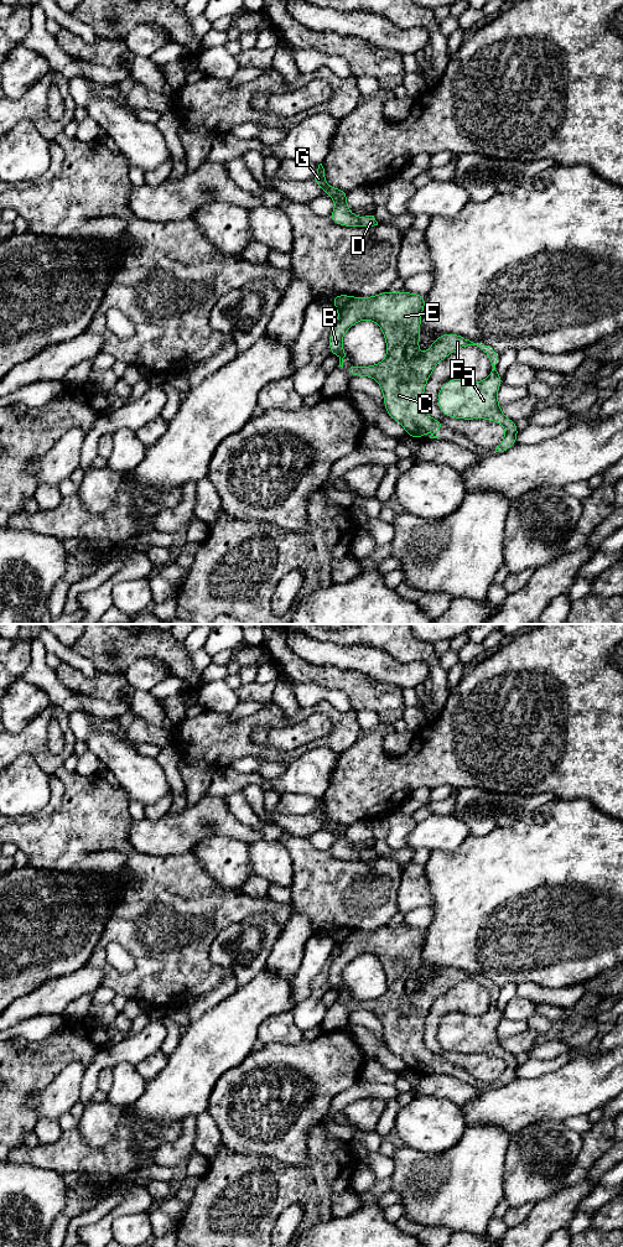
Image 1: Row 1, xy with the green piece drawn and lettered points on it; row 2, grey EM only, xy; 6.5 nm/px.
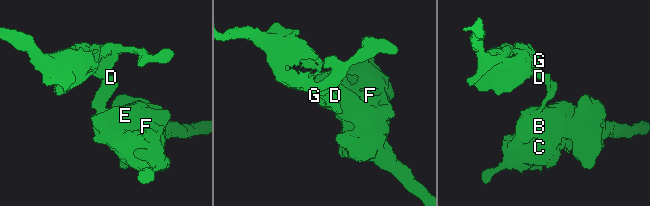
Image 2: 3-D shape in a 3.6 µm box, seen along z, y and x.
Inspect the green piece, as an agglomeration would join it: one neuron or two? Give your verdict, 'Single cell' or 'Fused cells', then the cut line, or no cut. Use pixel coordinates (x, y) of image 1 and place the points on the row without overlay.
Fused cells. Split along xy (354, 931), (338, 944)

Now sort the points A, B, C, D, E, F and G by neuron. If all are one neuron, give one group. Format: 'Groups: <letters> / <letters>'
Groups: A B C E F / D G

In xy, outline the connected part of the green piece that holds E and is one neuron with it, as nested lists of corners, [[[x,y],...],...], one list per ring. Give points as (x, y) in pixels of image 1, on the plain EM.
[[[406,925],[381,926],[372,931],[354,931],[338,944],[338,954],[329,968],[329,987],[339,991],[343,1002],[346,991],[342,972],[357,956],[370,954],[379,958],[386,976],[386,991],[375,999],[351,998],[351,1010],[370,1010],[378,1015],[384,1030],[388,1049],[398,1055],[406,1069],[421,1074],[424,1066],[438,1072],[433,1066],[445,1059],[430,1051],[424,1043],[424,1024],[435,1001],[447,989],[467,980],[478,980],[490,994],[490,1008],[483,1015],[468,1015],[458,1012],[445,1017],[437,1028],[437,1039],[443,1049],[474,1054],[486,1053],[500,1058],[505,1070],[495,1086],[504,1086],[516,1077],[516,1056],[508,1053],[498,1036],[498,1023],[503,1010],[497,1007],[500,988],[482,976],[476,978],[458,968],[440,968],[432,980],[420,989],[421,947],[426,931]]]

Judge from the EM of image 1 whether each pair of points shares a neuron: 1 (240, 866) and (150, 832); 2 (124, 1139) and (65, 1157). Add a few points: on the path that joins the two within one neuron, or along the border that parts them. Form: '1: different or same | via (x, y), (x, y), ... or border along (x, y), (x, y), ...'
1: different | border along (219, 835), (204, 836), (191, 850)
2: same | via (109, 1154), (107, 1157), (79, 1157)

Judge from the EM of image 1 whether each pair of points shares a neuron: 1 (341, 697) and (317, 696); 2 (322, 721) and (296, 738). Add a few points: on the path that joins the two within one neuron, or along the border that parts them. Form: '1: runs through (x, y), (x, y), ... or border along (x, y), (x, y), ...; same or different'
1: runs through (335, 697), (323, 696); same
2: runs through (316, 727), (302, 733); same

